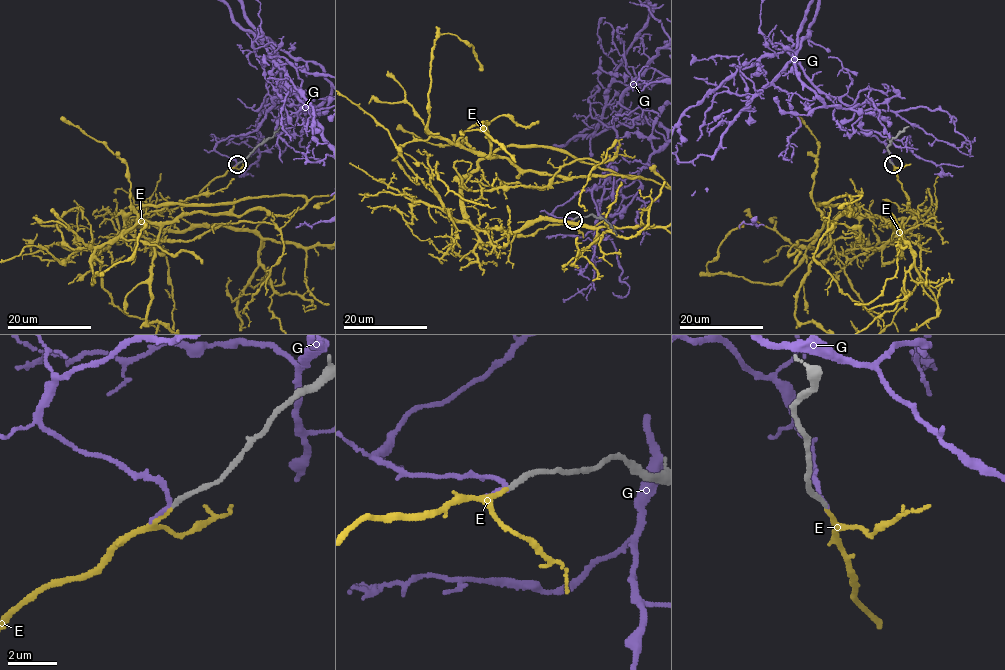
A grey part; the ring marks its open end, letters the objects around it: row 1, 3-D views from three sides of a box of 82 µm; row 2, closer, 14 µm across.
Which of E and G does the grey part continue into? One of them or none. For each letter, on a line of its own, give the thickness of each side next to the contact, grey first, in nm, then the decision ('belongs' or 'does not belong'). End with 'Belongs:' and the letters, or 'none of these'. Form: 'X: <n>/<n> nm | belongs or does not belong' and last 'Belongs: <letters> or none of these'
E: 200/190 nm | belongs
G: 220/200 nm | does not belong
Belongs: E

